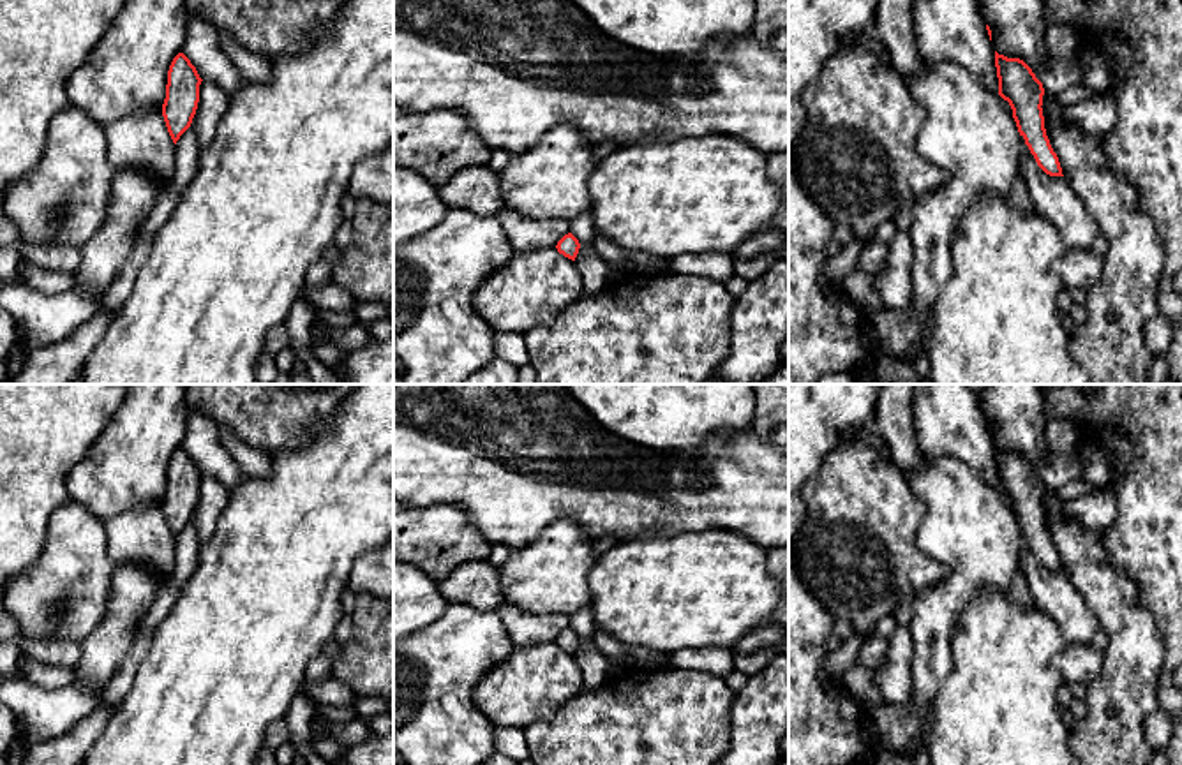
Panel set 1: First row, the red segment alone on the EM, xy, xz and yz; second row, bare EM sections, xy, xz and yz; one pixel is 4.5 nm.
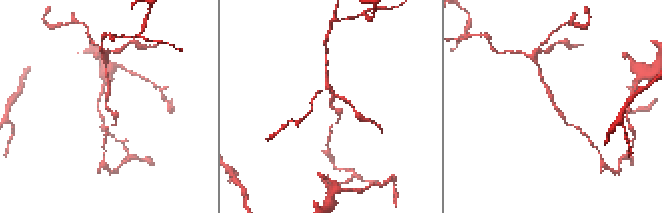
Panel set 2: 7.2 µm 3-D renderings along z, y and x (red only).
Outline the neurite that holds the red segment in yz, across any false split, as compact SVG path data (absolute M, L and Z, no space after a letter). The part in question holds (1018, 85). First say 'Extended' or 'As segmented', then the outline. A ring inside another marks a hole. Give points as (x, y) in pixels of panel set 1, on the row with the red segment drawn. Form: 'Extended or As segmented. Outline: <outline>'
As segmented. Outline: M995 51L999 95L1009 102L1020 136L1025 139L1037 166L1050 176L1064 176L1057 153L1044 129L1043 83L1020 58L1007 58Z

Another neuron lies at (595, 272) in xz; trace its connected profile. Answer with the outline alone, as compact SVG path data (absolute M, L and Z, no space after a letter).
M589 212L580 213L570 222L570 233L579 240L580 249L575 257L575 266L582 277L582 293L586 298L607 291L610 282L610 264L605 263L595 250L595 219Z

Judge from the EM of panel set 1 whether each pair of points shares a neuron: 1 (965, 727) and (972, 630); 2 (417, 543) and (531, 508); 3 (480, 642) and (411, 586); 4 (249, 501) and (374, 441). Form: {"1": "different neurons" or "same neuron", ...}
{"1": "same neuron", "2": "different neurons", "3": "different neurons", "4": "same neuron"}

